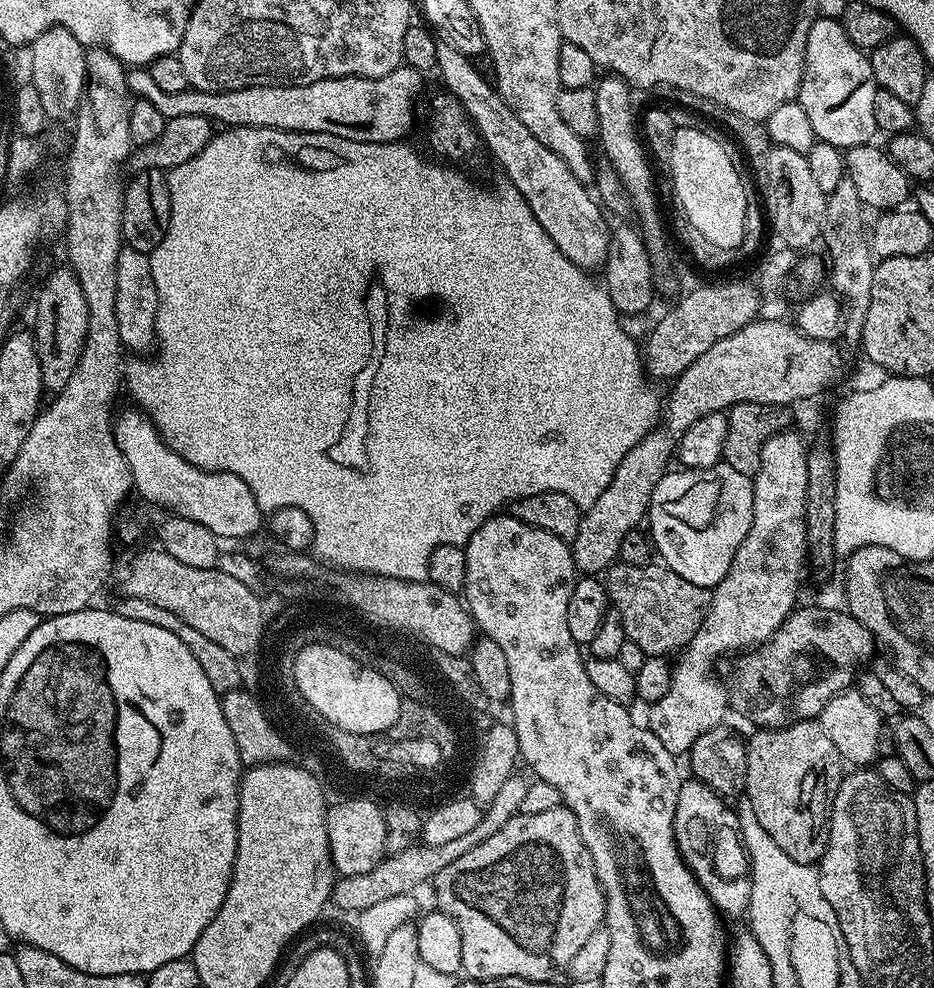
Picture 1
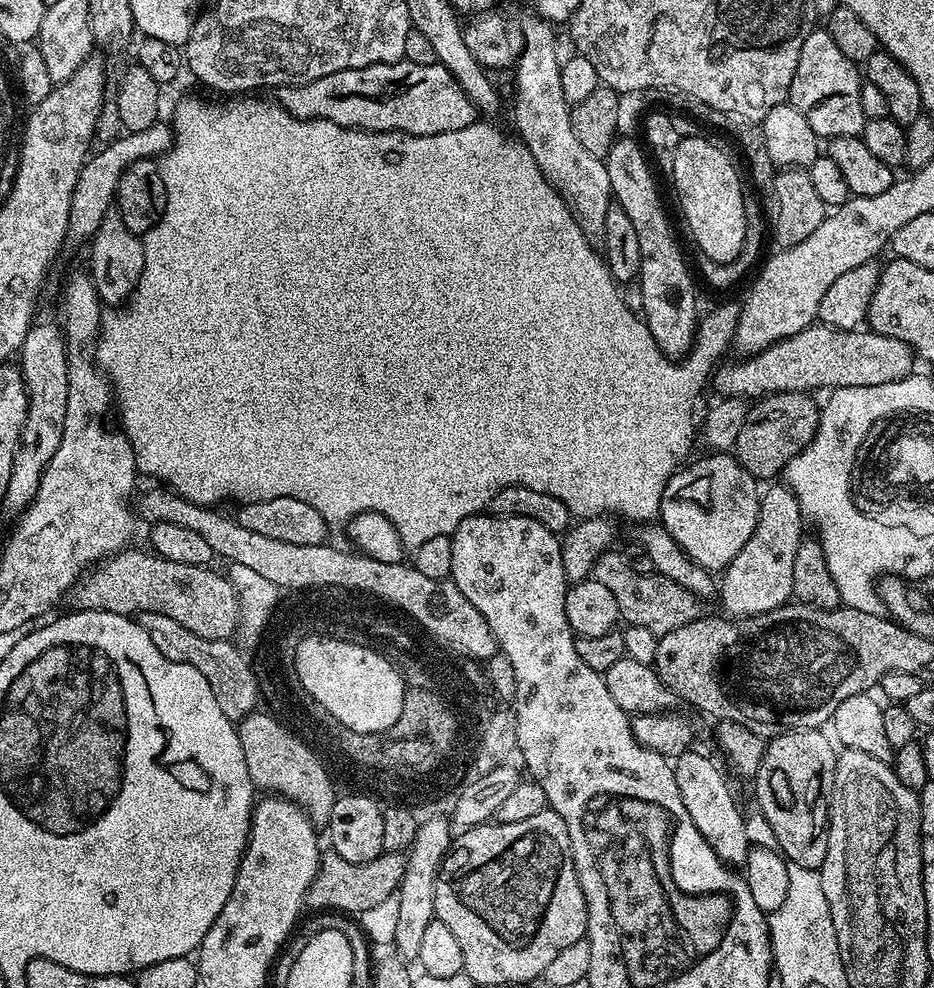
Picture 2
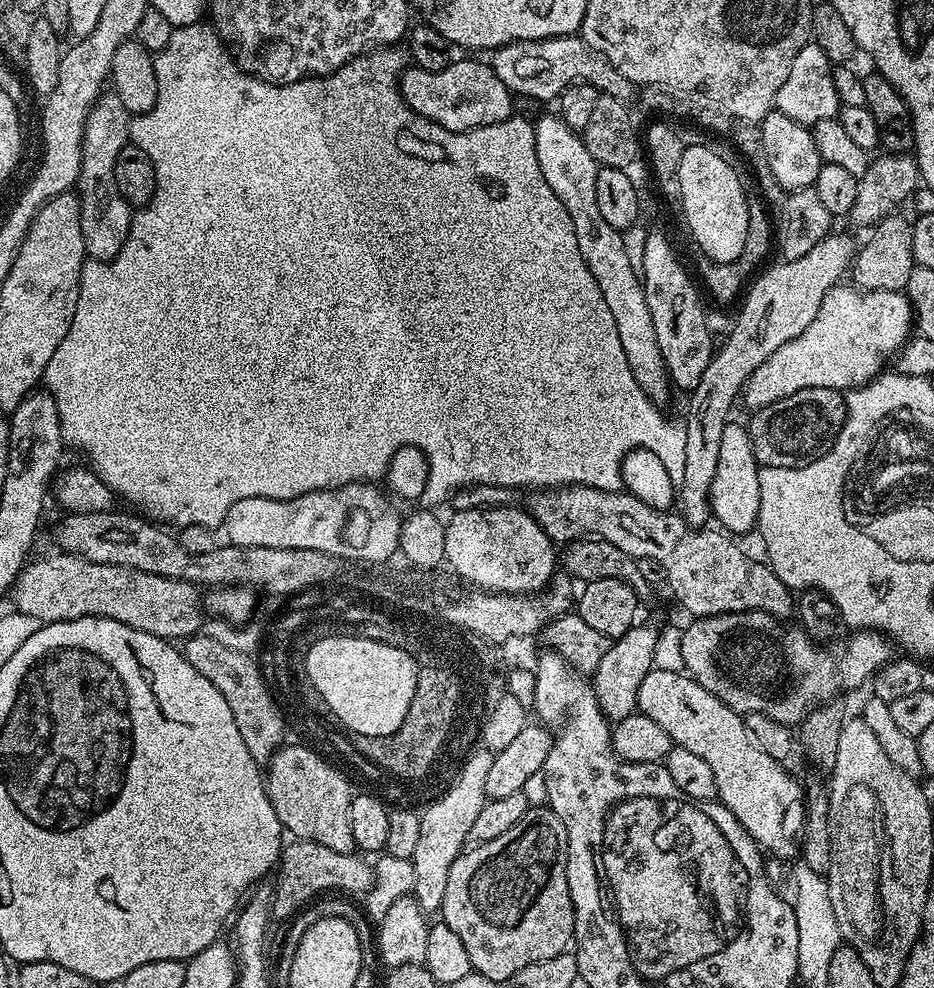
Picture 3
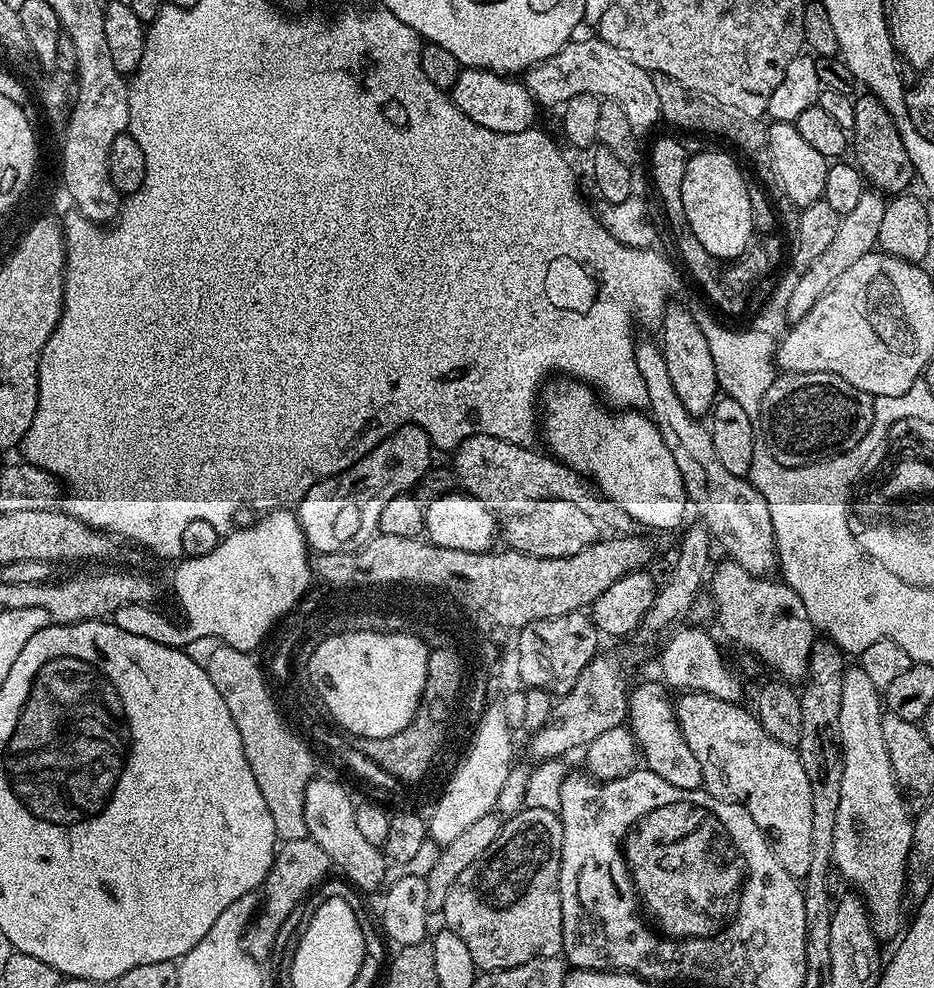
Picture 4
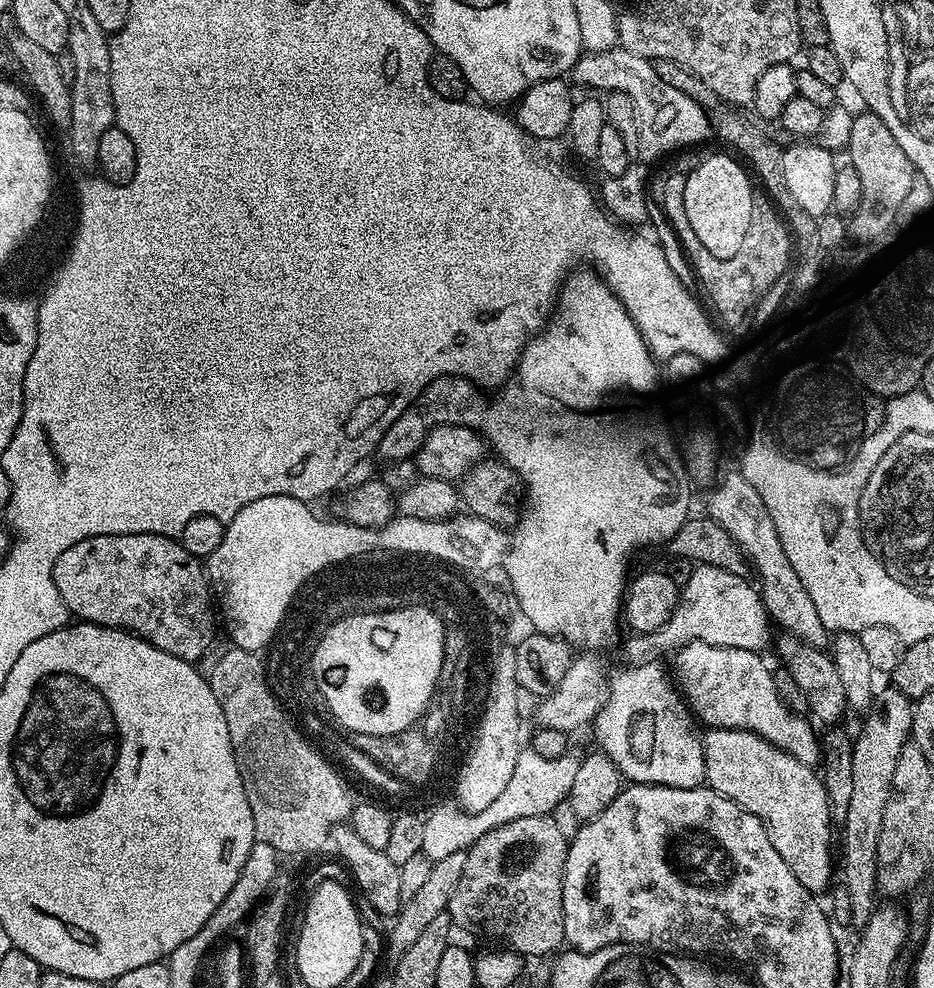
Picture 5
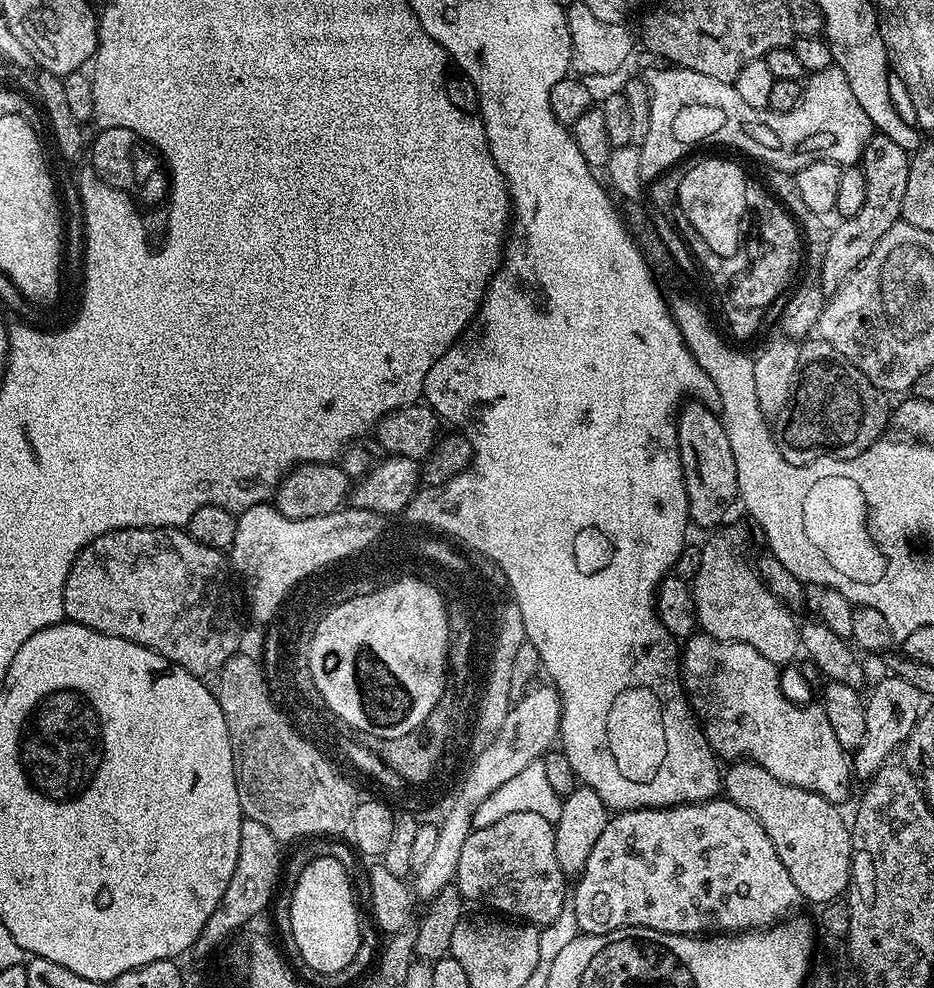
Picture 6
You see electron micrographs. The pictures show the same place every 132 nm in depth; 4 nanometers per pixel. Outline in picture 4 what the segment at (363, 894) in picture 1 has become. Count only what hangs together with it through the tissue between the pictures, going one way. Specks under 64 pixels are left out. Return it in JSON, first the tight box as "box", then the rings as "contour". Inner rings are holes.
{"box":[244,838,330,962],"contour":[[[311,838],[286,840],[279,845],[276,859],[272,861],[272,868],[262,885],[264,900],[262,896],[262,903],[244,932],[244,948],[254,959],[264,962],[268,955],[273,955],[278,944],[279,930],[300,908],[300,899],[327,874],[328,868],[330,869],[330,861],[326,850],[322,850],[322,846],[315,844]]]}

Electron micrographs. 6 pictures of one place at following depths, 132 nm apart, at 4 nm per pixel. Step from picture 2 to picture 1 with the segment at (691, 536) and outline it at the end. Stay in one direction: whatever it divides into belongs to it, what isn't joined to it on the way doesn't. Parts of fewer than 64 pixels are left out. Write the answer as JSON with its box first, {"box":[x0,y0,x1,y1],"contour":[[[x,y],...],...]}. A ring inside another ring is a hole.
{"box":[646,462,753,590],"contour":[[[723,462],[712,468],[672,471],[665,471],[654,486],[646,517],[650,539],[663,567],[686,578],[686,582],[694,582],[694,586],[711,590],[730,570],[734,554],[750,530],[753,481]]]}

